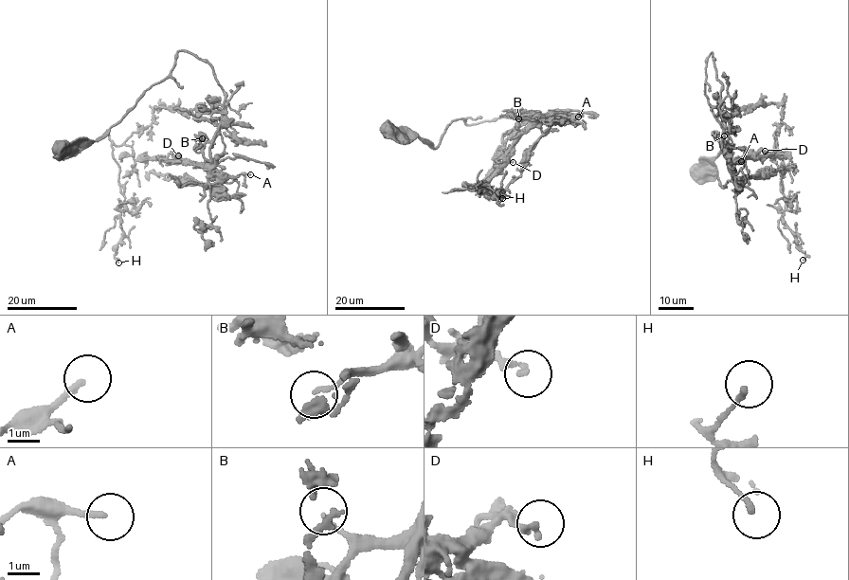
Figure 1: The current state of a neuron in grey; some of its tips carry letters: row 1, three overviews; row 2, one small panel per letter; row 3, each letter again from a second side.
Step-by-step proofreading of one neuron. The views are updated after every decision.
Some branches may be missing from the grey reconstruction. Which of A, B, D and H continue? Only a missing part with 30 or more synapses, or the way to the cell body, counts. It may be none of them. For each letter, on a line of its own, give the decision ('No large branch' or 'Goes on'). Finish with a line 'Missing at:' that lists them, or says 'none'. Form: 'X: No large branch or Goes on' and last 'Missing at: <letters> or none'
A: No large branch
B: No large branch
D: No large branch
H: No large branch
Missing at: none

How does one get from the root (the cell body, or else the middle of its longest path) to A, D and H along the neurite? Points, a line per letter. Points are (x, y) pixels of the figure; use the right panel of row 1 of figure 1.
A: (698, 172), (729, 137), (704, 91), (713, 52), (722, 85), (722, 153), (734, 174), (741, 161)
D: (698, 172), (729, 137), (704, 91), (706, 59), (713, 52), (722, 85), (722, 153), (740, 159), (765, 151)
H: (698, 172), (729, 137), (704, 91), (713, 52), (727, 108), (783, 106), (774, 158), (782, 222), (803, 260)

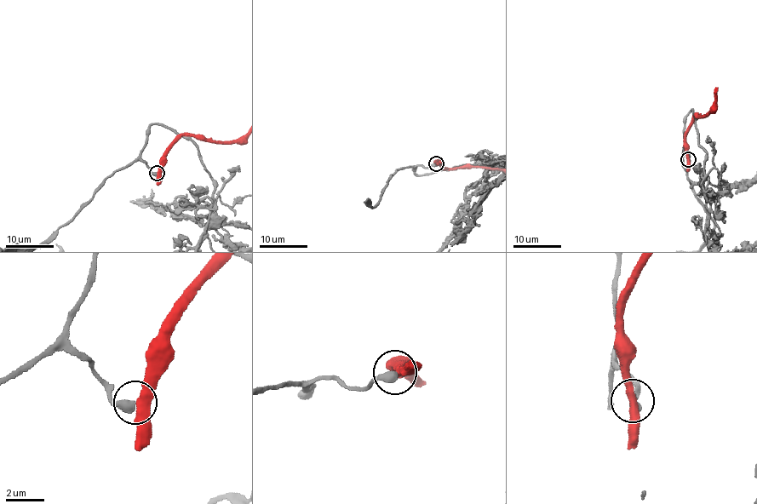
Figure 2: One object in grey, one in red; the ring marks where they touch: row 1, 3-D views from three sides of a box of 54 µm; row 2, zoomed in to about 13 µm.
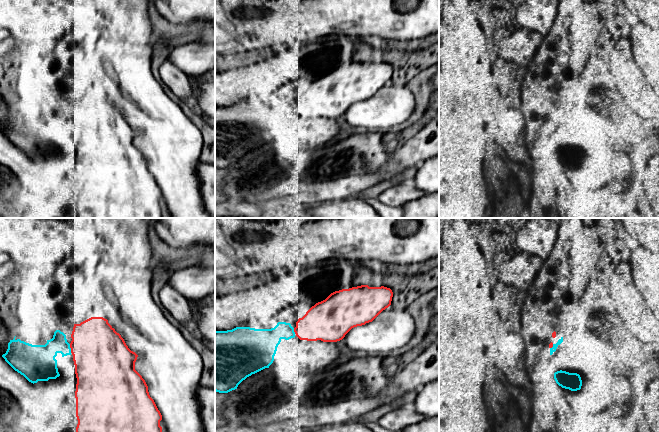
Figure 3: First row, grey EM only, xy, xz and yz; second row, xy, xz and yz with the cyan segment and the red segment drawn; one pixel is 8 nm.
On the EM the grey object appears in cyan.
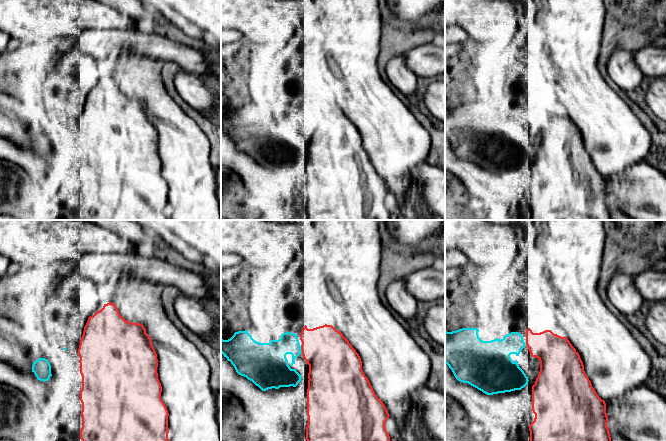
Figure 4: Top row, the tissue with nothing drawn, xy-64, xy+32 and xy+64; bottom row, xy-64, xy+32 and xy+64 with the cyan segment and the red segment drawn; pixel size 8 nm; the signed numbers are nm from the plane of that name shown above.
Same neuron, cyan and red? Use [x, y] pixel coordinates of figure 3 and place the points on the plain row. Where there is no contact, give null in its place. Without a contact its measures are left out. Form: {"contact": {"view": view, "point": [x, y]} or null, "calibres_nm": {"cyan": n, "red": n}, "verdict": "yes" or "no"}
{"contact": {"view": "xy", "point": [70, 124]}, "calibres_nm": {"cyan": 220, "red": 440}, "verdict": "no"}

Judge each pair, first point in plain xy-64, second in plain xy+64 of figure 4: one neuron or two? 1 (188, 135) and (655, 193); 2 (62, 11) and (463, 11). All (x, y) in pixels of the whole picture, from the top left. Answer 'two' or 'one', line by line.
1: two
2: one

